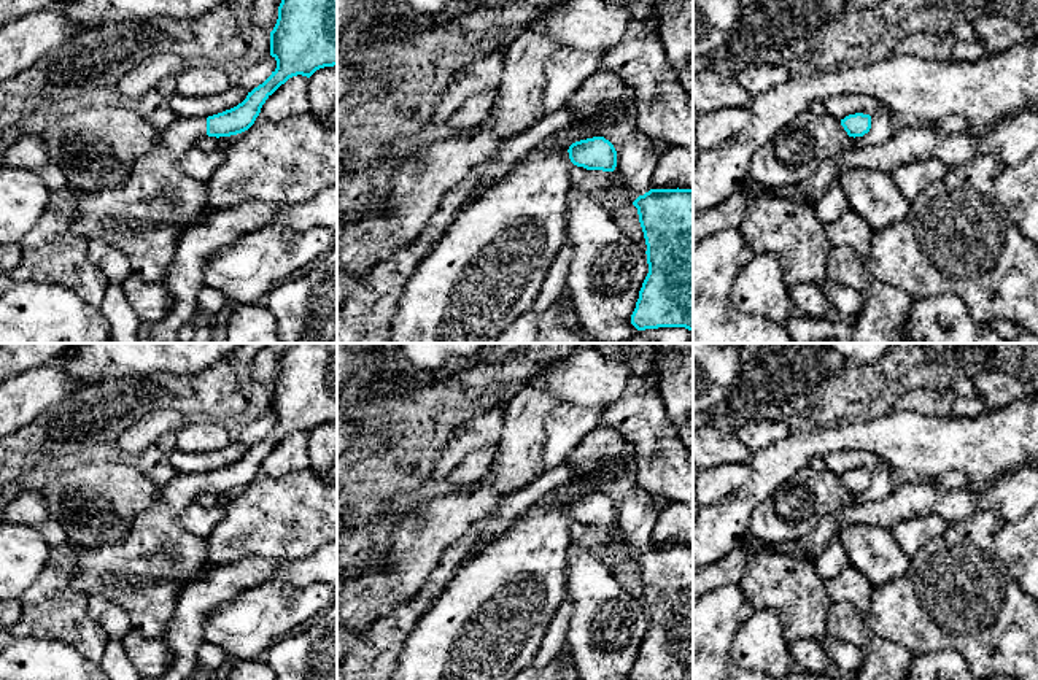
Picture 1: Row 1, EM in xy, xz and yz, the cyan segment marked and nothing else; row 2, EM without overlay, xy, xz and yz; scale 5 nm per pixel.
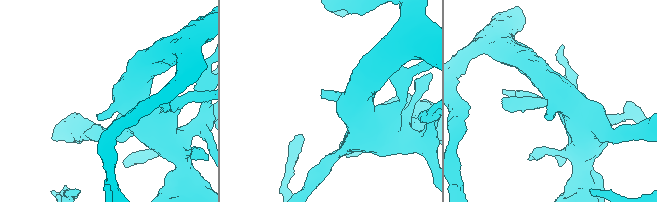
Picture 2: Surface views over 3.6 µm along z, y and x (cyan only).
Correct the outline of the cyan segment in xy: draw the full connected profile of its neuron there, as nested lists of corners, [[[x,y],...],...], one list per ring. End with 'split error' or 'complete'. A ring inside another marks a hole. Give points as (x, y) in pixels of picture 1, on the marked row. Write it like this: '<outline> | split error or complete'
[[[281,0],[278,19],[270,32],[270,56],[277,60],[272,75],[237,106],[208,118],[178,118],[162,130],[161,141],[137,159],[126,184],[95,192],[79,192],[75,232],[86,240],[102,240],[119,248],[134,275],[148,283],[162,283],[189,224],[207,205],[205,181],[197,181],[180,168],[181,154],[199,137],[230,137],[248,130],[265,100],[289,78],[310,78],[316,70],[337,65],[337,0]]] | split error

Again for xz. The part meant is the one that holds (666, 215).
[[[650,189],[633,205],[647,245],[649,273],[631,324],[693,332],[693,189]]] | complete

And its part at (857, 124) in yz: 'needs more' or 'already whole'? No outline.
already whole

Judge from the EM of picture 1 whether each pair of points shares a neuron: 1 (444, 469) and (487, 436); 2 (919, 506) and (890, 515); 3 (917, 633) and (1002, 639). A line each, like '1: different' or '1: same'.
1: same
2: same
3: same

